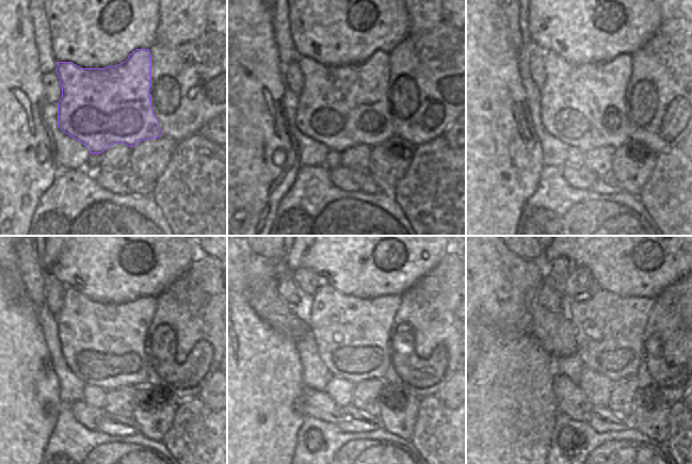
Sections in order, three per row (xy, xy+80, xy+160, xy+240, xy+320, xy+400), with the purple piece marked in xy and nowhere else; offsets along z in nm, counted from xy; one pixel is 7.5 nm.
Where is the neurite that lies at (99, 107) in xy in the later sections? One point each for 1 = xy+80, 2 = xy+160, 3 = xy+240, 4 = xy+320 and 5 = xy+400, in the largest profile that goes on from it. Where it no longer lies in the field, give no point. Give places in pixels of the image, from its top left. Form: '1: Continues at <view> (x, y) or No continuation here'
1: Continues at xy+80 (340, 107)
2: Continues at xy+160 (582, 106)
3: Continues at xy+240 (105, 341)
4: Continues at xy+320 (351, 334)
5: Continues at xy+400 (602, 330)

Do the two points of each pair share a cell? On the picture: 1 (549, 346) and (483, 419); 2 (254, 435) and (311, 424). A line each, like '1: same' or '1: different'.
1: different
2: different

